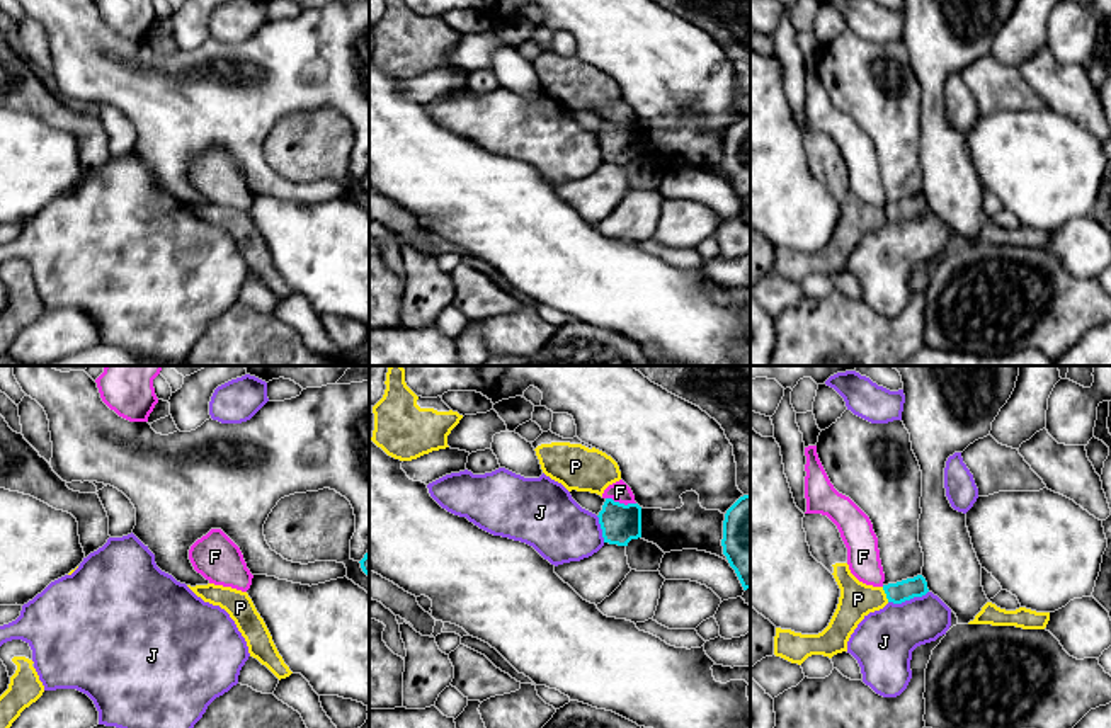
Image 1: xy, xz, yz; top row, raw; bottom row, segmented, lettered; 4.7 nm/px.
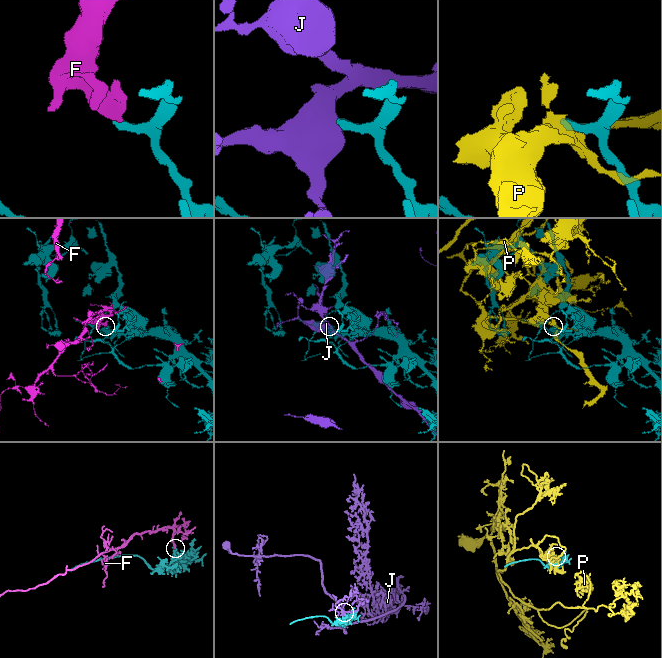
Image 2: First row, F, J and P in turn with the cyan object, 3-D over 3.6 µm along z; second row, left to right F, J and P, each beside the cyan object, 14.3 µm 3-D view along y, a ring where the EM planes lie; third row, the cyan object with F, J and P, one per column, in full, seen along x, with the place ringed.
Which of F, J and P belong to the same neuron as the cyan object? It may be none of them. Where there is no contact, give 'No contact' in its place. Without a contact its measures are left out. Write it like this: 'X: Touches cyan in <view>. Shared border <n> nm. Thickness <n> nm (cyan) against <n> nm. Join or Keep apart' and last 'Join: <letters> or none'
F: Touches cyan in xz. Shared border 150 nm. Thickness 180 nm (cyan) against 100 nm. Keep apart
J: Touches cyan in yz. Shared border 200 nm. Thickness 100 nm (cyan) against 280 nm. Keep apart
P: Touches cyan in yz. Shared border 80 nm. Thickness 100 nm (cyan) against 160 nm. Keep apart
Join: none

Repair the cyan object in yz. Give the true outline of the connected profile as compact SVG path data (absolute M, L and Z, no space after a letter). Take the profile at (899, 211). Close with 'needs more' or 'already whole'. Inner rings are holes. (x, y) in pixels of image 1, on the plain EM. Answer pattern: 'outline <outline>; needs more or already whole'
outline M922 194L907 197L897 202L883 204L888 221L902 223L914 216L922 216L929 211L927 201Z; already whole

